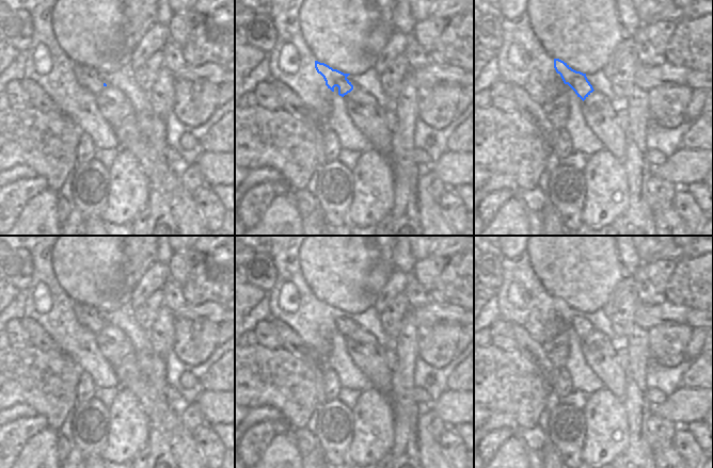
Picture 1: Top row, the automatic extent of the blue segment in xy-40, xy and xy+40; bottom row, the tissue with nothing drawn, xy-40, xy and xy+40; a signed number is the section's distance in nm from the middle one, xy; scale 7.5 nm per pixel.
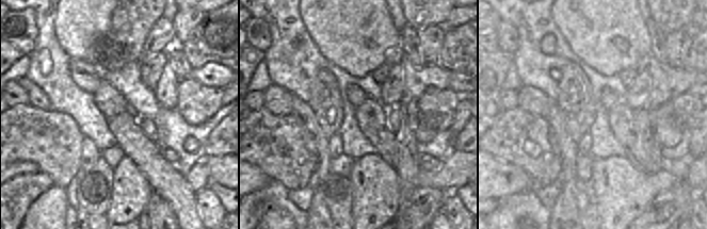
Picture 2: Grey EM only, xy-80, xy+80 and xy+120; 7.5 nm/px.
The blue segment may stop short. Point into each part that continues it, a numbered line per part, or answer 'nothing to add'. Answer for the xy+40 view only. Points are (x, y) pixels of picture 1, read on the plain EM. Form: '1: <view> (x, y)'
nothing to add

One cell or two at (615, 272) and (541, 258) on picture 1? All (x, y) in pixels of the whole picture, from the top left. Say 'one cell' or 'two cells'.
one cell

